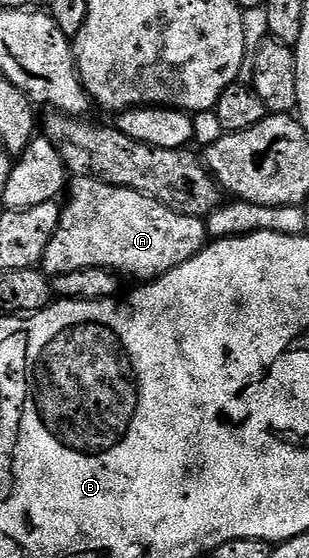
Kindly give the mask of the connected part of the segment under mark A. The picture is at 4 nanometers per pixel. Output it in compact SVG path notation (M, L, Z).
M80 177L69 186L56 235L52 235L52 243L48 243L44 251L40 268L51 279L72 271L95 268L109 269L123 278L135 277L138 283L149 283L155 277L162 277L172 271L177 265L188 263L188 259L195 257L207 244L208 234L203 218L180 215L164 207L164 203L135 189L117 189L114 185L91 177Z

